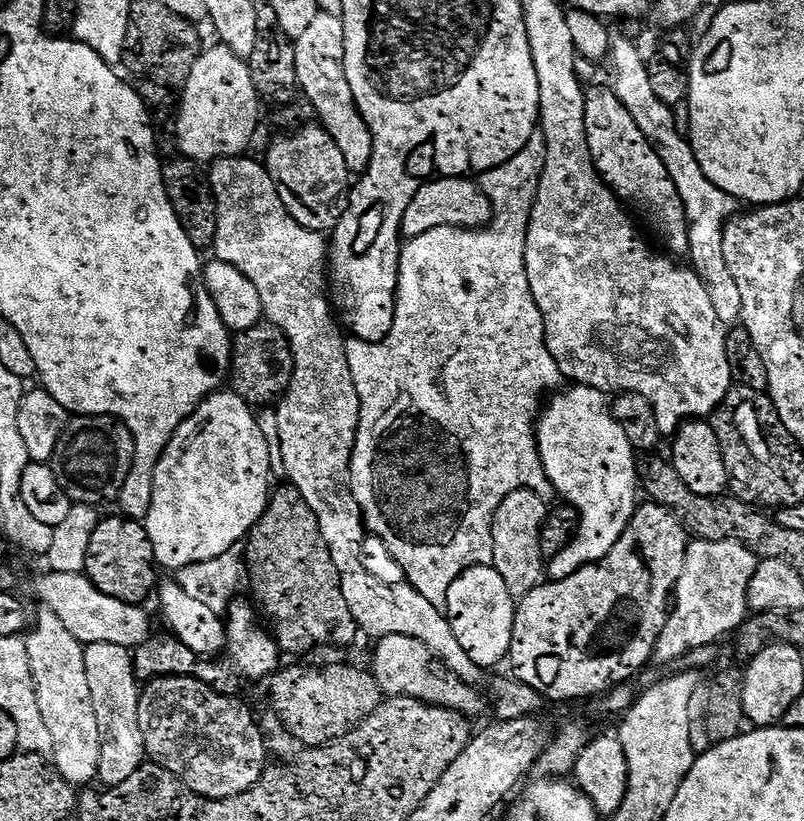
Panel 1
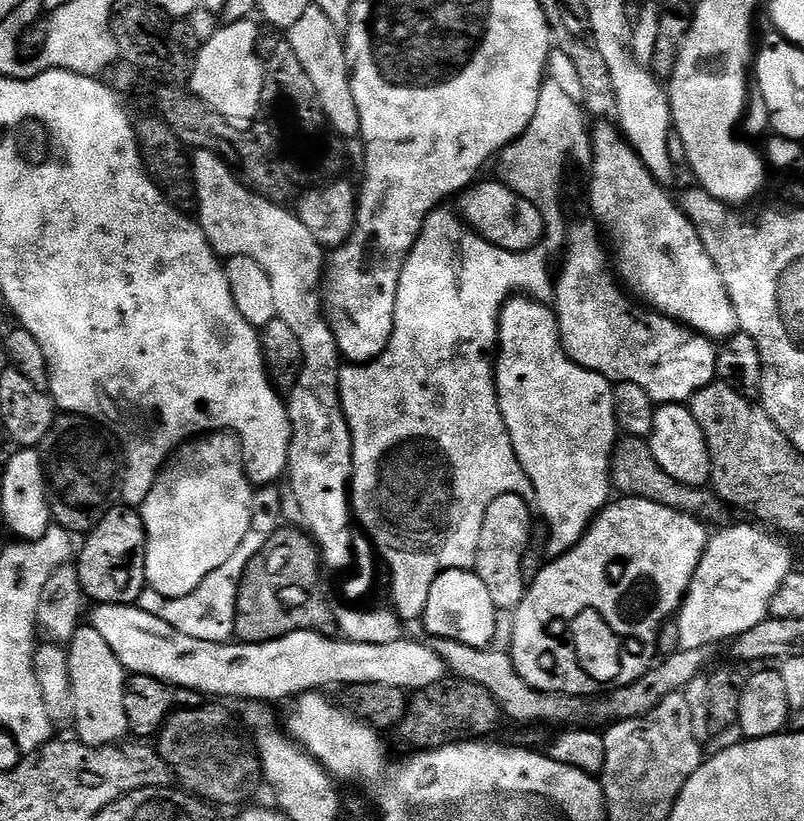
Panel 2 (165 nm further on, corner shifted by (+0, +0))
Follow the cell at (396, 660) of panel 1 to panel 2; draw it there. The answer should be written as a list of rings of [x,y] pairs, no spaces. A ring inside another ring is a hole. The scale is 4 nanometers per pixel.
[[[433,639],[430,645],[455,679],[469,680],[490,690],[490,694],[494,694],[498,702],[501,713],[507,719],[509,716],[520,724],[564,724],[560,726],[584,726],[591,716],[594,723],[605,723],[604,725],[617,720],[633,720],[644,716],[650,710],[654,710],[654,706],[658,706],[662,698],[675,692],[684,692],[687,684],[705,671],[704,667],[711,662],[713,653],[711,647],[698,650],[681,648],[680,651],[670,653],[659,662],[653,663],[647,674],[633,684],[611,689],[599,698],[591,700],[587,696],[561,696],[558,692],[543,692],[530,686],[530,682],[526,682],[526,678],[518,674],[507,651],[495,652],[495,647],[492,646],[475,648],[453,640]]]

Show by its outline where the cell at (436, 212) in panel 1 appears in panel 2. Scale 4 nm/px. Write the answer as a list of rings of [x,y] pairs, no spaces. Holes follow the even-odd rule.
[[[493,178],[485,184],[473,183],[459,193],[459,215],[465,225],[477,232],[484,240],[490,241],[507,252],[526,252],[541,242],[544,236],[546,219],[536,207],[518,193],[512,192],[507,183]]]

